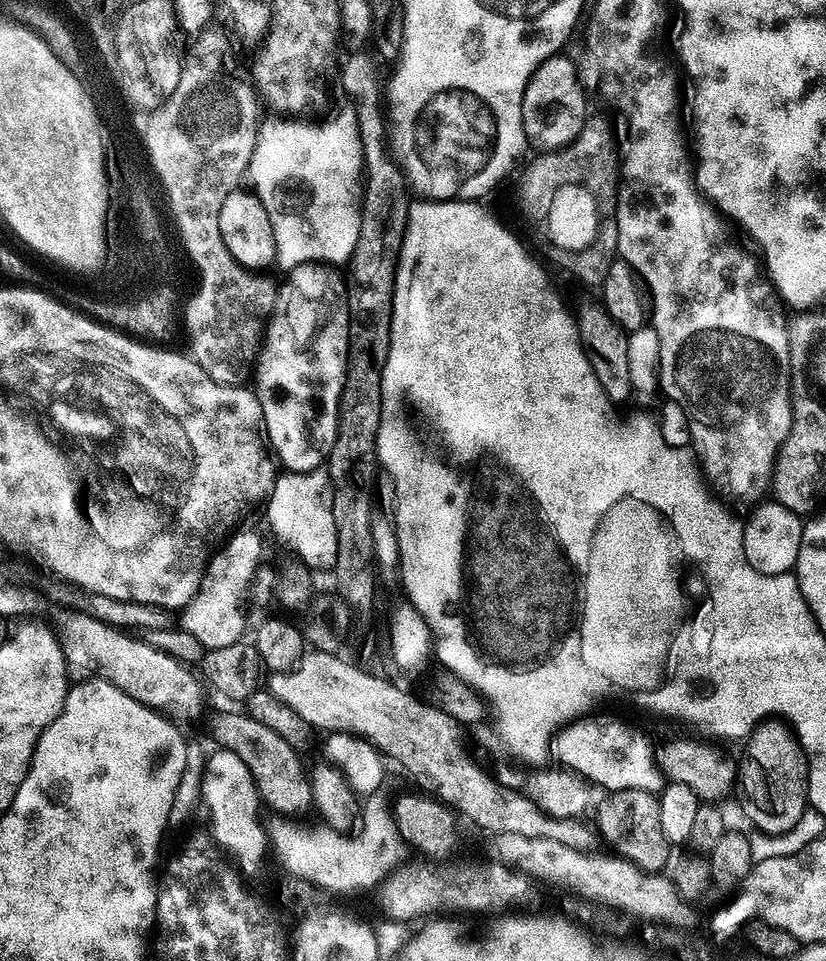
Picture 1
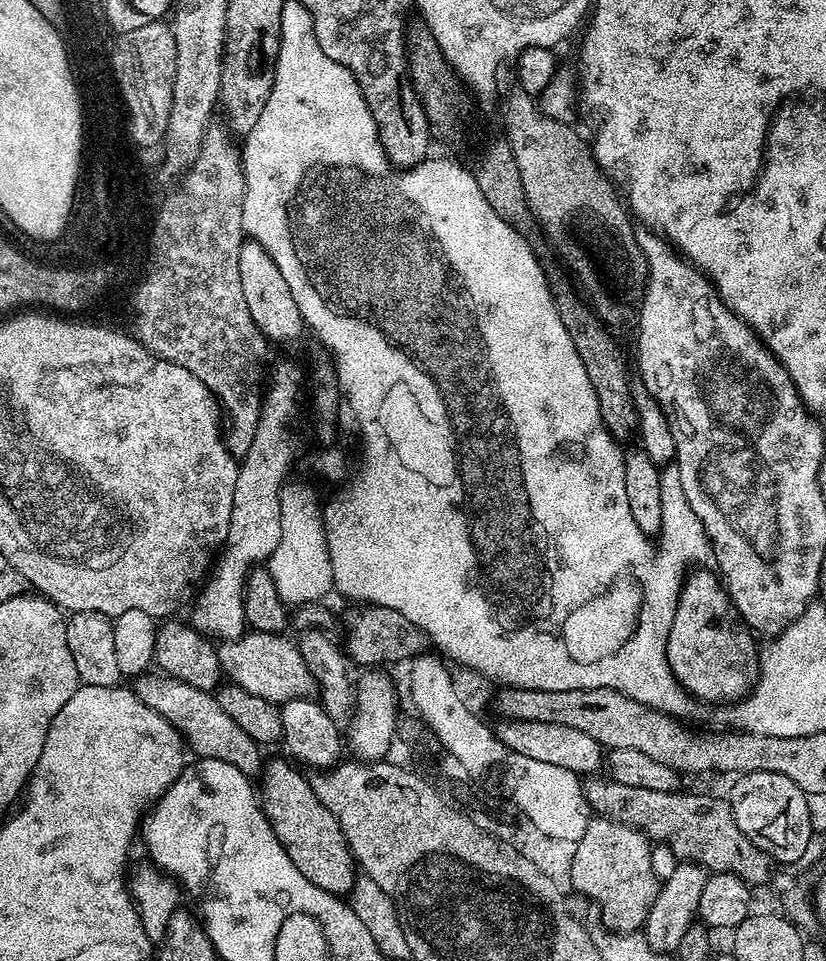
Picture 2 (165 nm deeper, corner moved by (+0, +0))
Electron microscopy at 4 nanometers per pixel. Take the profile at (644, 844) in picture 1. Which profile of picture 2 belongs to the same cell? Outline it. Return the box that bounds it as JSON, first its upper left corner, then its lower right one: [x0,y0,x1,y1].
[567,816,661,930]

